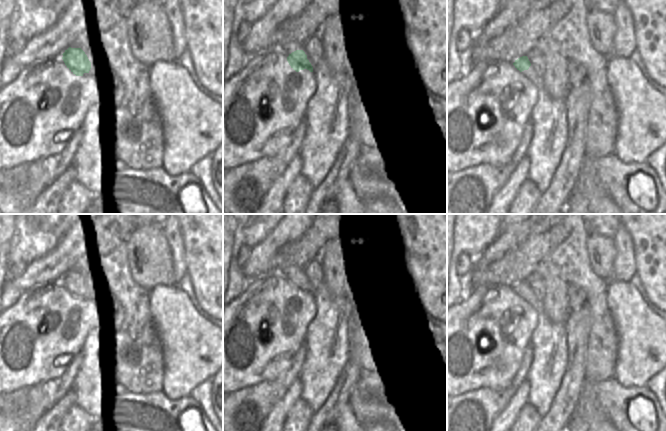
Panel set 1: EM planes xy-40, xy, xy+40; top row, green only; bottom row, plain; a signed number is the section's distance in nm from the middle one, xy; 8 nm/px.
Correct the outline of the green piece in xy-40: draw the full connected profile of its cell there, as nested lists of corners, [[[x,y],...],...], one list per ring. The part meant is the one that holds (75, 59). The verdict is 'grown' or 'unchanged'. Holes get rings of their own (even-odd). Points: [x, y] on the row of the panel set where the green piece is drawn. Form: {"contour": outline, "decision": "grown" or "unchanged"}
{"contour": [[[93,40],[82,48],[69,47],[62,55],[67,68],[76,76],[83,76],[84,73],[89,73],[93,62]]], "decision": "grown"}

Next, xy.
{"contour": [[[317,40],[309,43],[304,50],[296,50],[289,54],[287,61],[296,72],[307,69],[313,76],[319,74],[319,47]]], "decision": "grown"}

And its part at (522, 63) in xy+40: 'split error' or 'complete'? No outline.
split error

